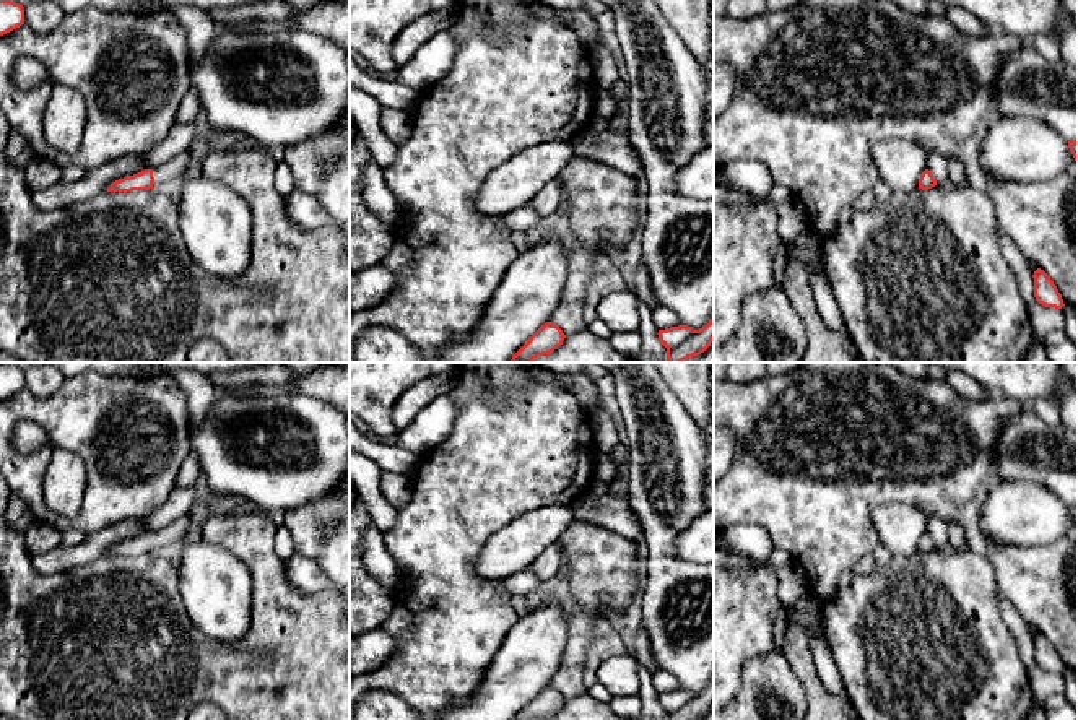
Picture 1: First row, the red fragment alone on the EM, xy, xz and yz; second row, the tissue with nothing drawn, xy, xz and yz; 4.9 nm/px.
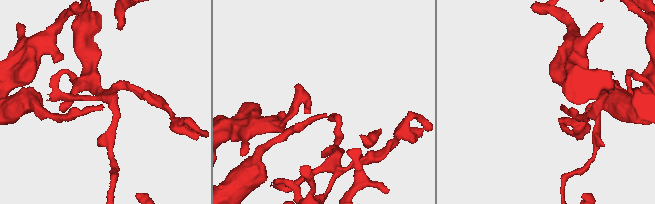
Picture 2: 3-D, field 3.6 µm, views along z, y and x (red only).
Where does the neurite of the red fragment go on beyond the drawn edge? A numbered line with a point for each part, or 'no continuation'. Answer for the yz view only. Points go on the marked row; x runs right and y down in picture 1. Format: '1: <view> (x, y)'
no continuation

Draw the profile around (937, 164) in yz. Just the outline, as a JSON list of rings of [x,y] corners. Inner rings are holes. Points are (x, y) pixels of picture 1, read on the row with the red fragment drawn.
[[[928,153],[927,169],[932,172],[937,184],[941,184],[950,179],[948,158],[940,153]]]

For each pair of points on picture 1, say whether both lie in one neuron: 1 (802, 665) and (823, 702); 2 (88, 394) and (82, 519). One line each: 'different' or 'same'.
1: same
2: same

